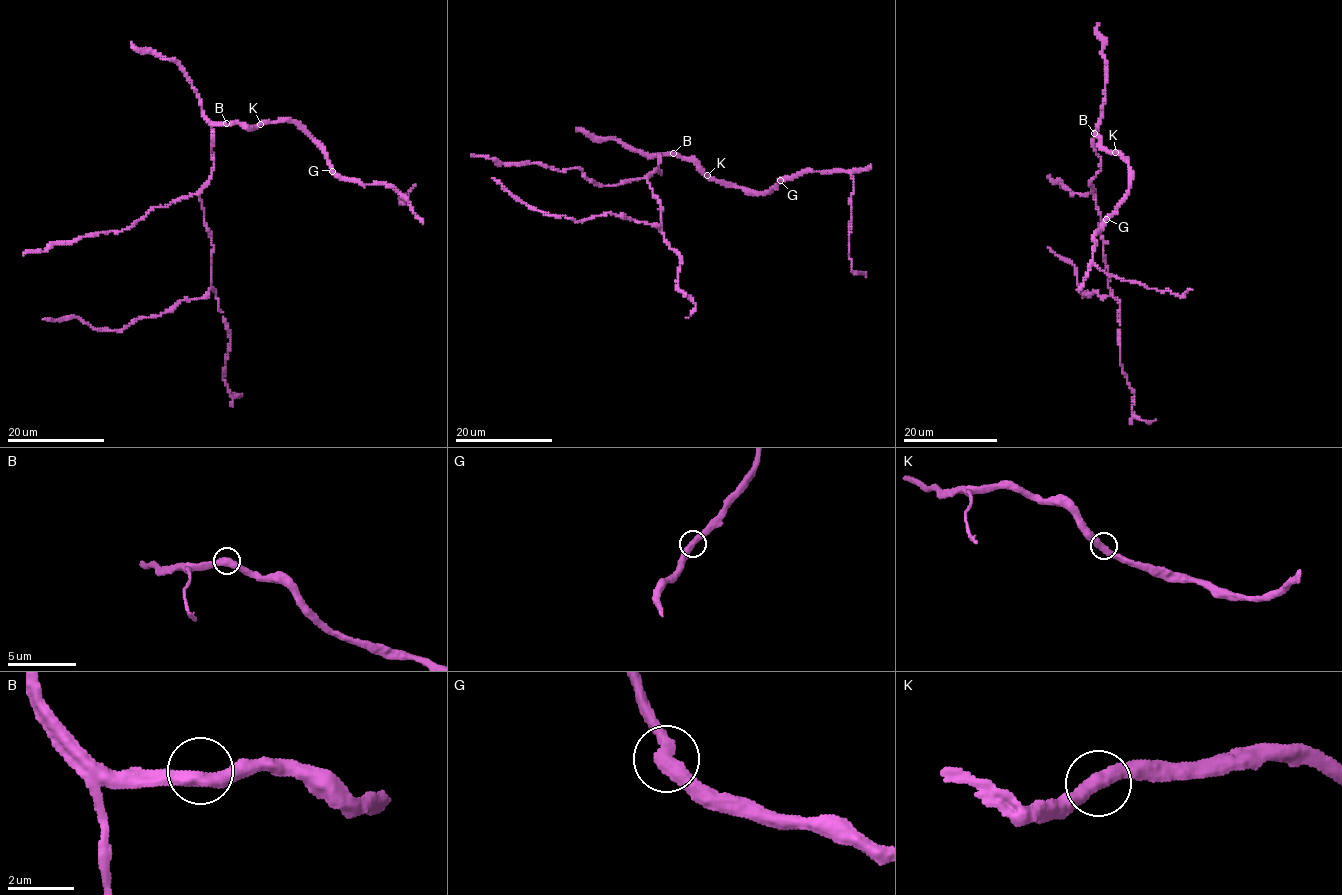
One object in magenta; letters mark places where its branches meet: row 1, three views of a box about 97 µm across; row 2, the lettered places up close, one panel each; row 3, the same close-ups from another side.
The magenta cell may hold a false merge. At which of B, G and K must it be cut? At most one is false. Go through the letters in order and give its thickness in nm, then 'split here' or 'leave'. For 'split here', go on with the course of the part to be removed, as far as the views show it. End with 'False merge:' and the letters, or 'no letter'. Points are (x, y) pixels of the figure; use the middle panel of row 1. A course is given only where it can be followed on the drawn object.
B: calibre 440 nm; leave
G: calibre 440 nm; leave
K: calibre 440 nm; leave
False merge: no letter

